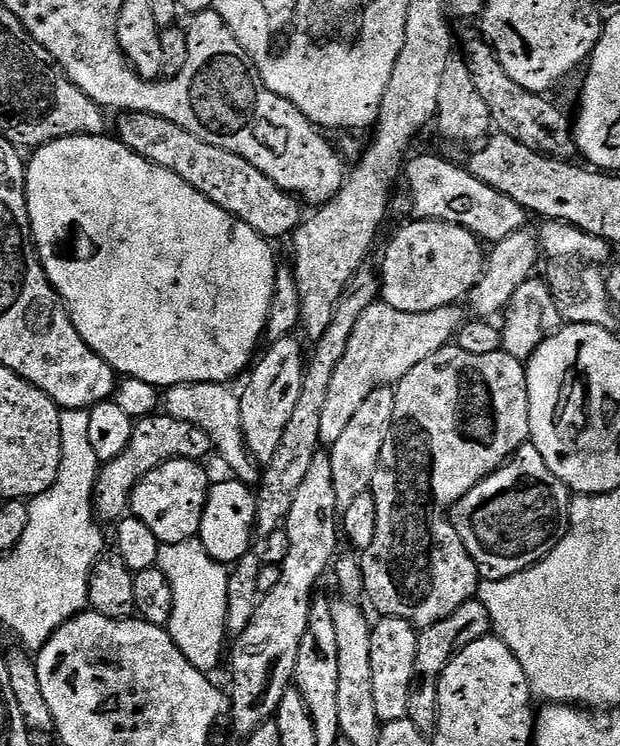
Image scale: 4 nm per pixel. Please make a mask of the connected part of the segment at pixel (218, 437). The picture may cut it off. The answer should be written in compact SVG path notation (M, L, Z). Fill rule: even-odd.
M176 384L163 393L163 411L169 416L190 422L198 426L212 440L215 455L224 459L233 477L245 482L257 479L258 468L250 459L248 446L244 442L244 432L240 429L240 397L237 389L228 384ZM253 479L253 480L252 480Z

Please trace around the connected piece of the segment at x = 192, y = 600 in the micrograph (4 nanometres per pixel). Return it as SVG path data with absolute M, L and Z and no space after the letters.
M196 538L177 544L160 544L155 567L160 568L166 578L170 578L170 590L174 590L174 614L170 614L170 622L166 625L172 641L196 669L212 674L220 654L226 650L224 636L229 635L229 569L210 558Z

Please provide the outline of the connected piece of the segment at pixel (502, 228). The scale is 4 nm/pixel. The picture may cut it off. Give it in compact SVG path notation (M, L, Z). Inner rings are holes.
M414 156L403 167L402 180L408 183L408 208L415 219L457 224L484 242L505 240L510 234L521 231L530 220L529 213L518 206L514 198L506 198L506 194L494 190L494 186L486 186L486 182L474 178L467 167L460 165L459 168L440 156Z

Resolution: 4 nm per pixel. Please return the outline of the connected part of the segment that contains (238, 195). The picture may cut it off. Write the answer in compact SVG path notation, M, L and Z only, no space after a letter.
M121 112L115 119L115 135L130 151L146 158L151 164L178 174L178 178L194 186L194 190L210 198L210 202L222 206L232 216L237 216L251 228L258 230L258 234L269 241L276 242L279 236L287 237L300 227L301 201L270 182L270 178L266 178L262 170L250 166L246 158L230 154L230 150L222 150L218 146L212 146L210 142L202 142L202 138L194 138L190 130L174 126L174 122L158 118L154 114Z

